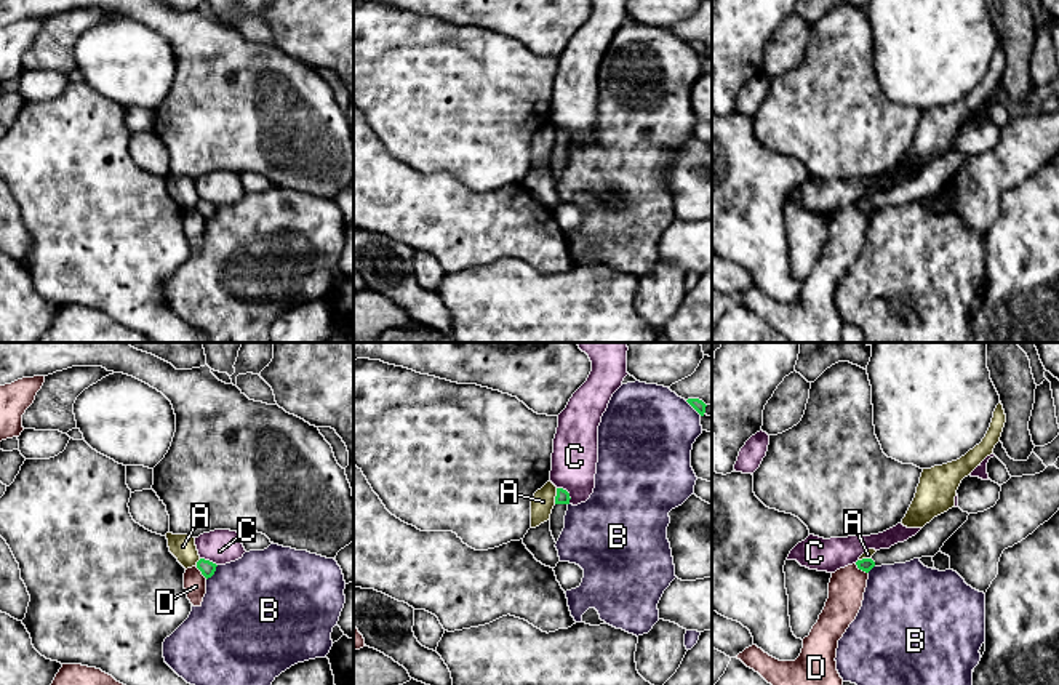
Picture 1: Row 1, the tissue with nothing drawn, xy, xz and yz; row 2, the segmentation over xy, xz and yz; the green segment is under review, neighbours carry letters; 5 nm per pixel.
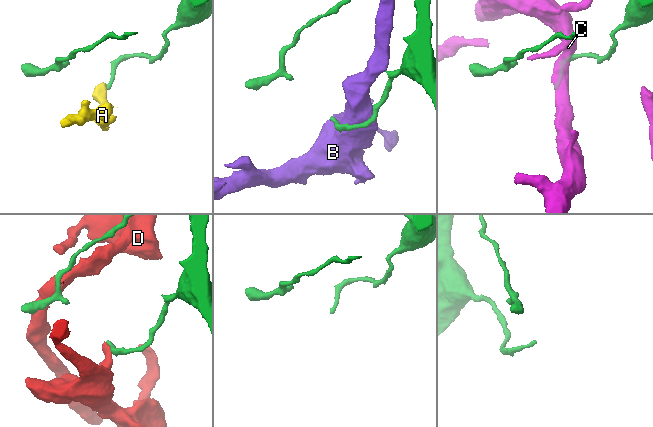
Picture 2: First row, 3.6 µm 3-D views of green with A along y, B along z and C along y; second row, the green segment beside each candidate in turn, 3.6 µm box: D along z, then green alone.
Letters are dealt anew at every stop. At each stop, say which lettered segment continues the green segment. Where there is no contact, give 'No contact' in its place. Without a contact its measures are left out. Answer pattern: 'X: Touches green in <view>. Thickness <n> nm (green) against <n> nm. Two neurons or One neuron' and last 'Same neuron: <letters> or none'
A: Touches green in xz. Thickness 70 nm (green) against 120 nm. Two neurons
B: Touches green in xy. Thickness 70 nm (green) against 480 nm. Two neurons
C: Touches green in xz. Thickness 70 nm (green) against 220 nm. Two neurons
D: Touches green in yz. Thickness 70 nm (green) against 180 nm. Two neurons
Same neuron: none

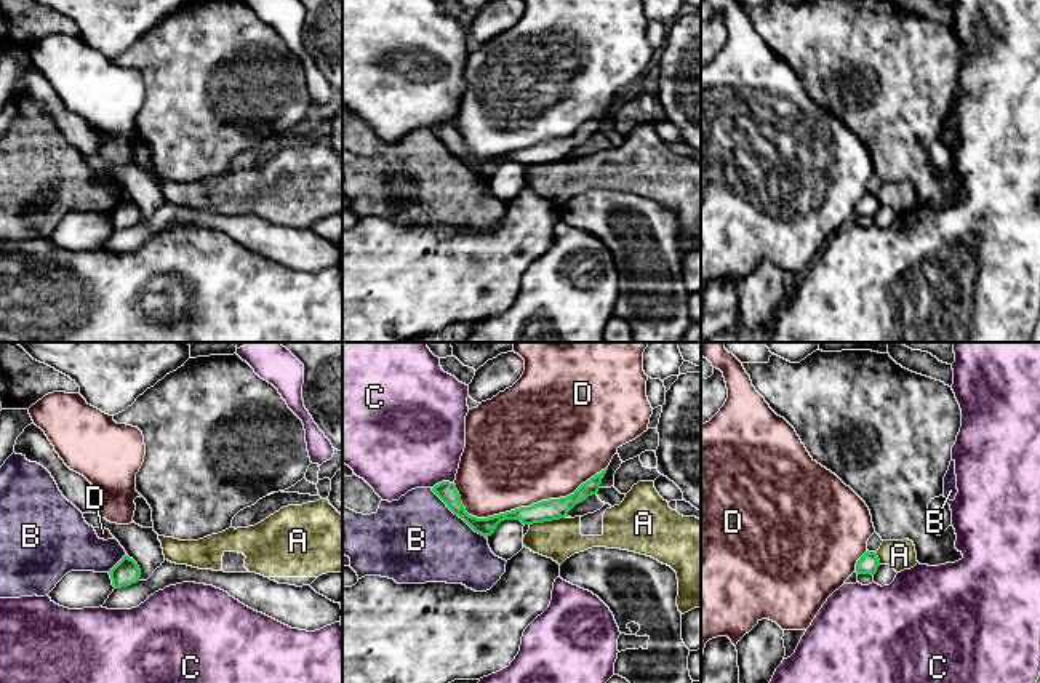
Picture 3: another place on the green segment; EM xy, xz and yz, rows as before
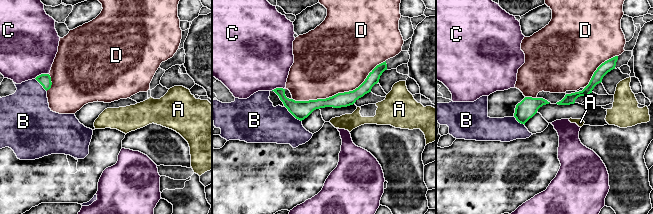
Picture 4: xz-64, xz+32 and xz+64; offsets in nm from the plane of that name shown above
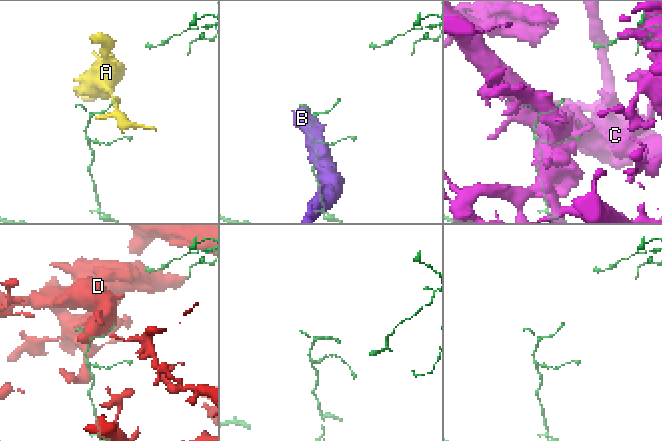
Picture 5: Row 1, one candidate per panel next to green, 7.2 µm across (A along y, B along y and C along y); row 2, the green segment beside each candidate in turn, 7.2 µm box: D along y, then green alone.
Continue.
A: Touches green in xz. Thickness 110 nm (green) against 200 nm. Two neurons
B: Touches green in xz. Thickness 100 nm (green) against 440 nm. Two neurons
C: Touches green in xz. Thickness 100 nm (green) against 480 nm. Two neurons
D: Touches green in xz. Thickness 110 nm (green) against 500 nm. Two neurons
Same neuron: none

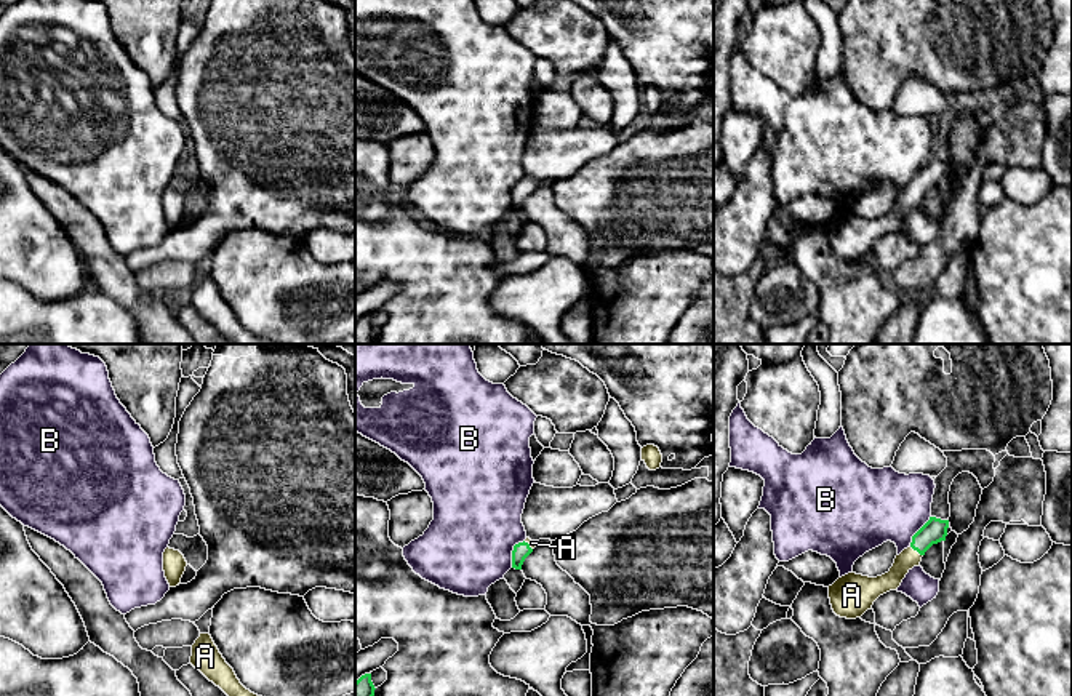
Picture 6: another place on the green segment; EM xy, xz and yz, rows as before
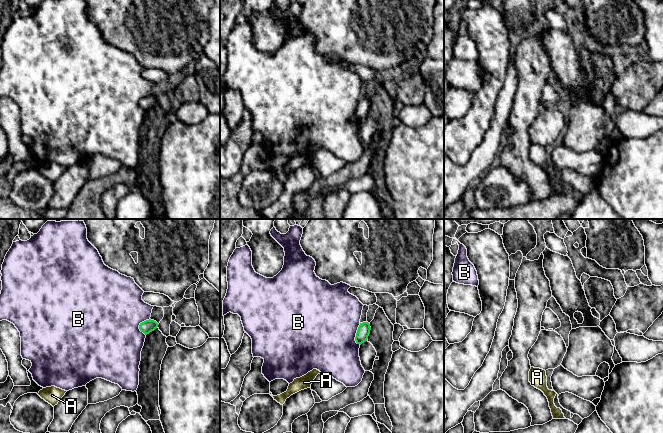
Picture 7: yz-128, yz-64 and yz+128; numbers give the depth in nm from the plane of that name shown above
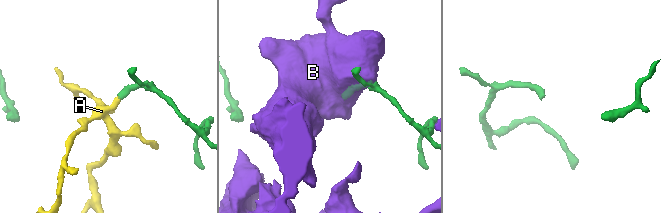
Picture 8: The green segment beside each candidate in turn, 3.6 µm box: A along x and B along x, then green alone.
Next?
A: Touches green in yz. Thickness 120 nm (green) against 100 nm. One neuron
B: Touches green in xz. Thickness 80 nm (green) against 440 nm. Two neurons
Same neuron: A

